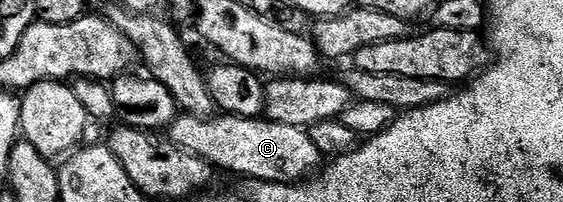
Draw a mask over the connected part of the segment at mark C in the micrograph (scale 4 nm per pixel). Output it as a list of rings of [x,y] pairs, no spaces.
[[[177,116],[170,126],[170,140],[178,147],[206,159],[217,170],[241,173],[252,181],[280,181],[283,185],[303,182],[321,168],[322,154],[310,139],[308,130],[286,127],[260,117]]]

